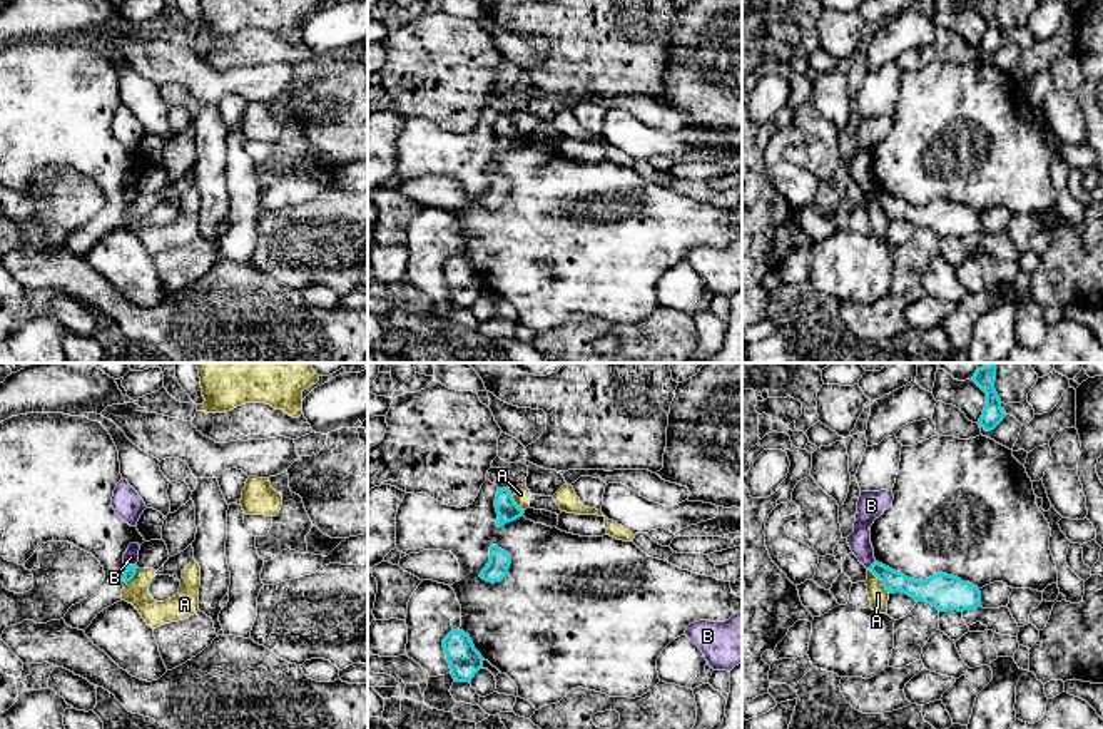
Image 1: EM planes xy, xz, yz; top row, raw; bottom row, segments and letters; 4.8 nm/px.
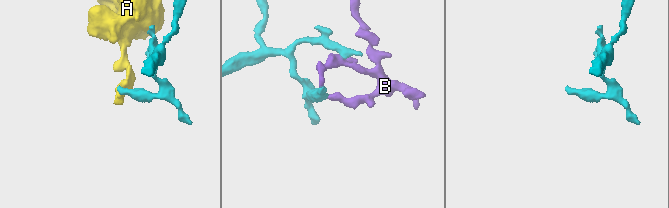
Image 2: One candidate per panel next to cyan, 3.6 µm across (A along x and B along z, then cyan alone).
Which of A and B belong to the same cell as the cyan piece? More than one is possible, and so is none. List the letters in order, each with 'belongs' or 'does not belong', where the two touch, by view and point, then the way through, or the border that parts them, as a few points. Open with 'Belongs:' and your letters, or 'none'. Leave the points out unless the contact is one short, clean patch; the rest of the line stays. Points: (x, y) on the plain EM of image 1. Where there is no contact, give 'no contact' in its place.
Belongs: none
A: does not belong | yz (879, 204) | along yz (868, 194), (889, 218)
B: does not belong | xy (129, 191)

